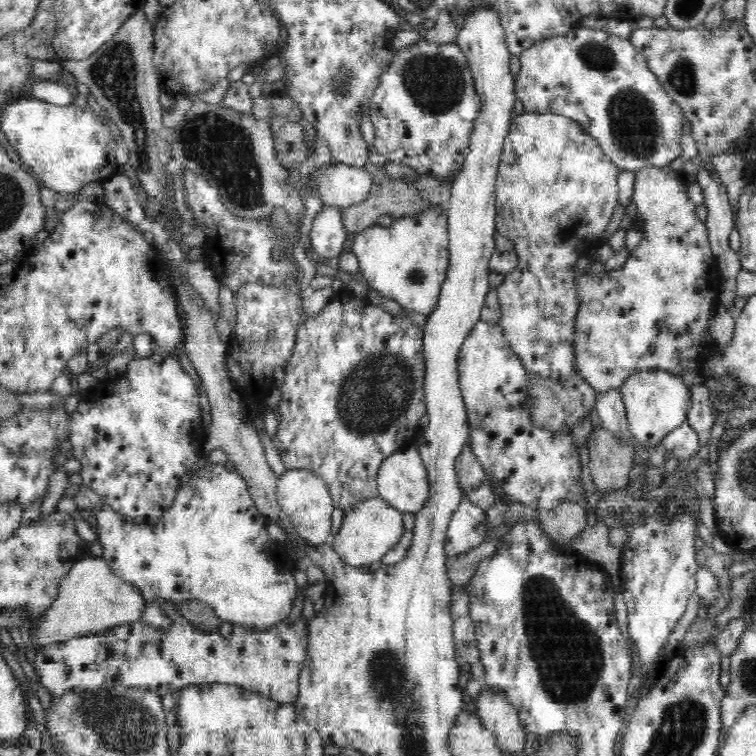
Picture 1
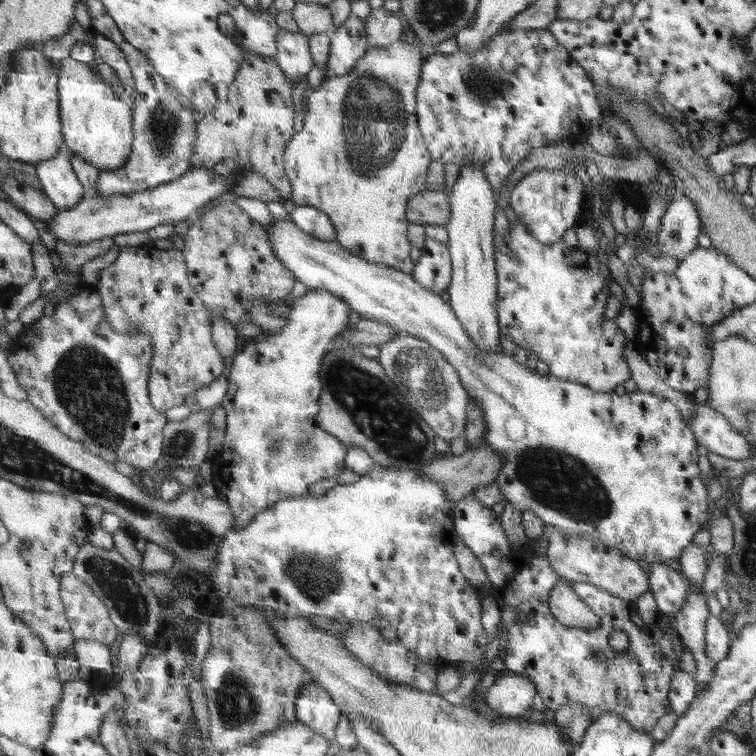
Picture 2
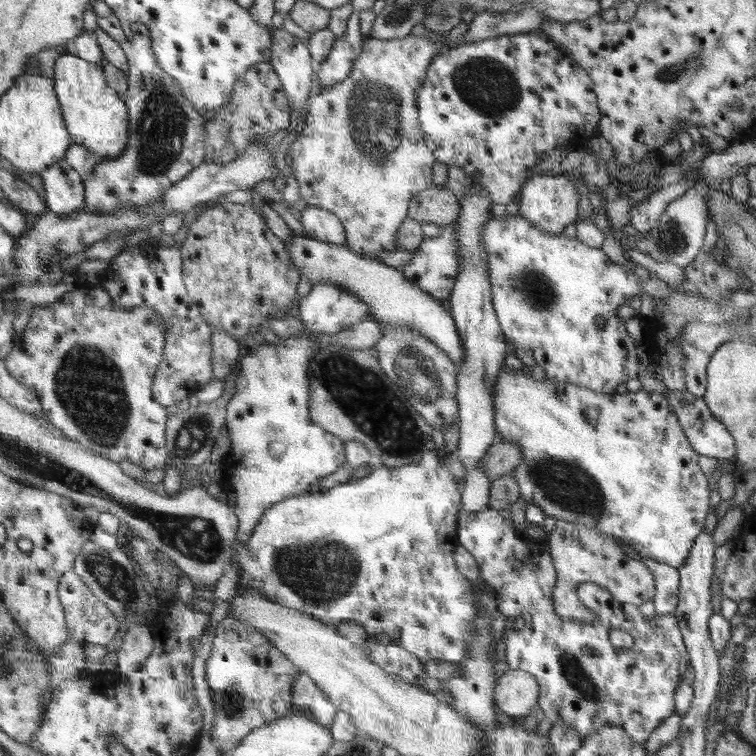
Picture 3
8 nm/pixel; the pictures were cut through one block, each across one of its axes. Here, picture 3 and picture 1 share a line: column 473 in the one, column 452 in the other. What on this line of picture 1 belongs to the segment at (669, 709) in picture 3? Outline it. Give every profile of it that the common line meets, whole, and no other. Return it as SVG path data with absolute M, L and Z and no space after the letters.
M463 496L448 524L447 557L465 553L481 545L488 536L485 510Z

